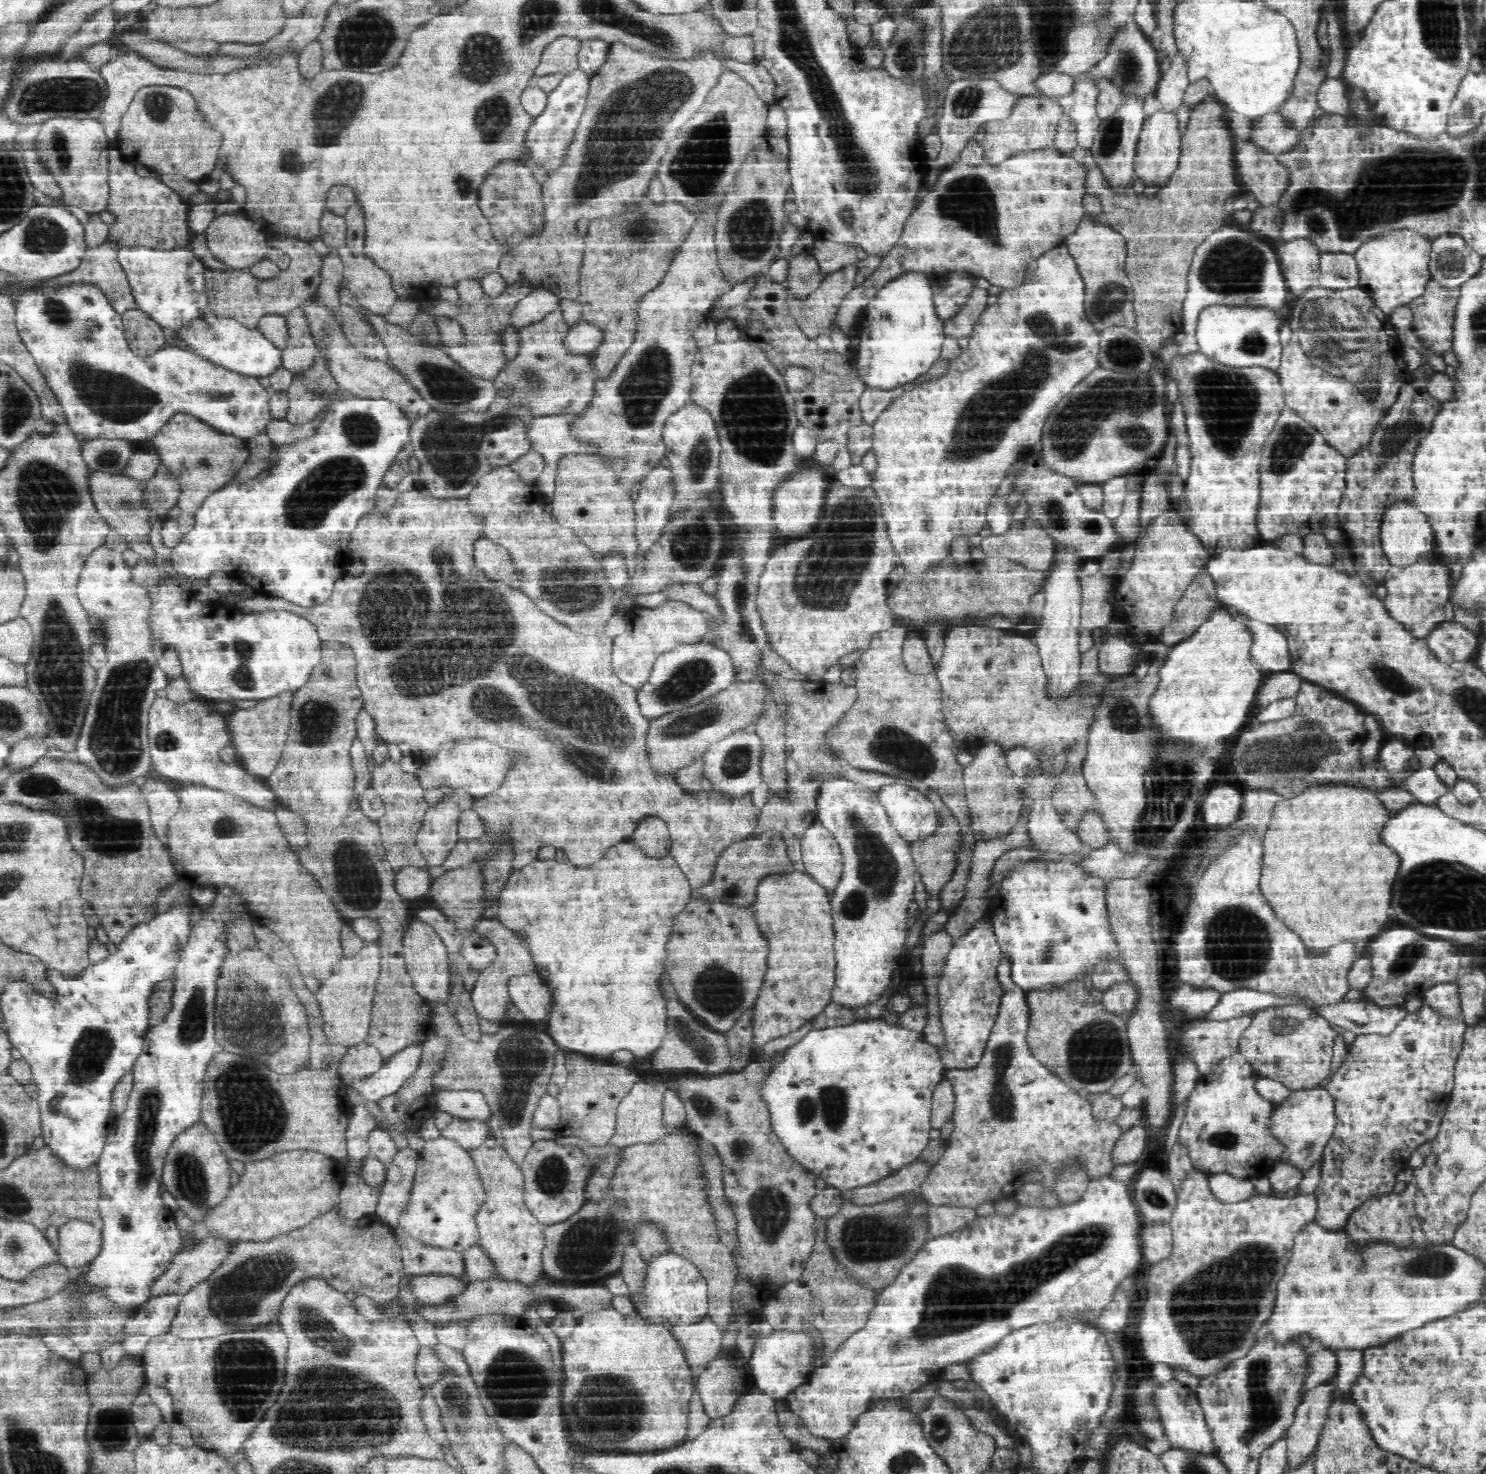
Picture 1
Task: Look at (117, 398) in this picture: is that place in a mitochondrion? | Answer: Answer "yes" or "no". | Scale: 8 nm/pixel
yes

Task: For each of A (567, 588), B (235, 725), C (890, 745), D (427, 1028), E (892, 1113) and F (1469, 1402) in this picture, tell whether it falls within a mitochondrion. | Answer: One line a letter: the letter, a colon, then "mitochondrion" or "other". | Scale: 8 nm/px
A: mitochondrion
B: other
C: mitochondrion
D: other
E: other
F: other

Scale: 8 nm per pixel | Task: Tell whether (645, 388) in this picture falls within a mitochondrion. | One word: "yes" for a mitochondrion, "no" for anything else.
yes

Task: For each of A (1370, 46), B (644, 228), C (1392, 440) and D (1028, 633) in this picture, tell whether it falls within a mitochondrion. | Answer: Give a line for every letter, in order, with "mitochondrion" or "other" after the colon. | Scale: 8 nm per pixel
A: other
B: mitochondrion
C: mitochondrion
D: other

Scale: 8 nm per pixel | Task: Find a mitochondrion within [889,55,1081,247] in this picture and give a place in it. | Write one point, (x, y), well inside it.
(965, 102)

